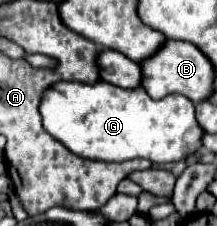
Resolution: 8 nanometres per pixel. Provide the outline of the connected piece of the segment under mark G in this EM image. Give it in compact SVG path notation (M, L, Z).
M104 80L96 84L58 82L44 90L40 114L44 130L80 158L102 162L148 158L154 164L168 164L184 160L200 148L196 144L184 144L184 134L198 122L194 104L182 94L152 100L144 88L126 90Z

